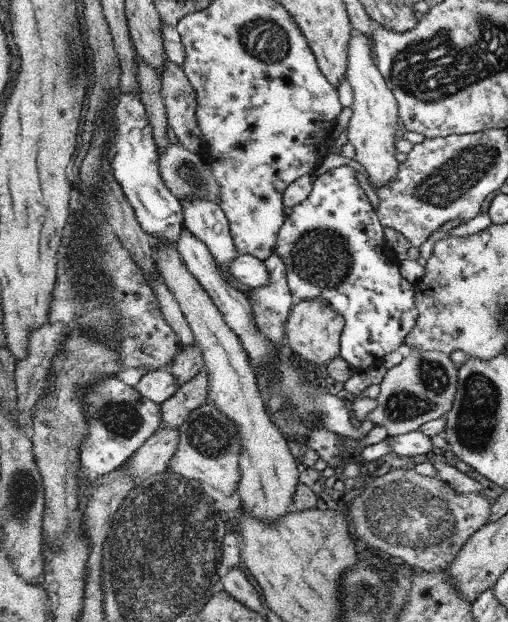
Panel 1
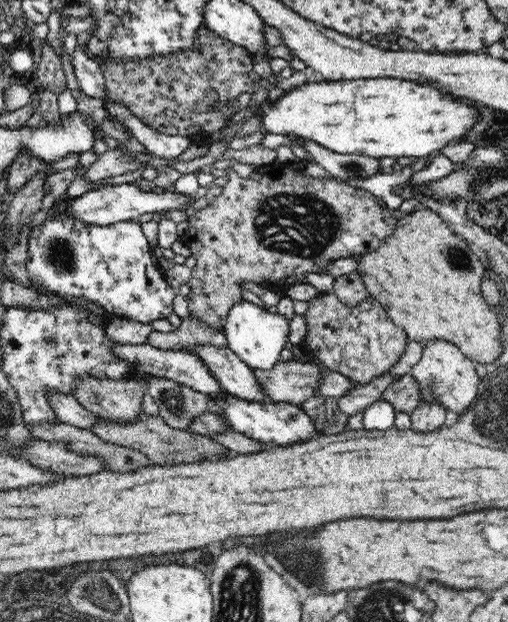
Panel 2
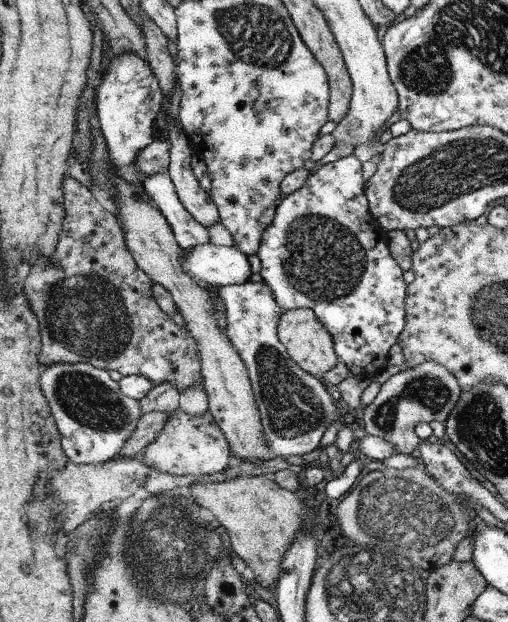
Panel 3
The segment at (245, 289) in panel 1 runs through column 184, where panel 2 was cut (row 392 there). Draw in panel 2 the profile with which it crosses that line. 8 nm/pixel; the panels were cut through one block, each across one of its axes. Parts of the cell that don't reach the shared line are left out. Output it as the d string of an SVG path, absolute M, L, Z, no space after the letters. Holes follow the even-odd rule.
M147 342L135 345L118 345L115 354L134 365L135 371L148 376L156 376L161 379L168 379L178 384L192 388L201 392L209 398L219 399L230 395L225 388L212 376L204 361L188 350L160 350Z

